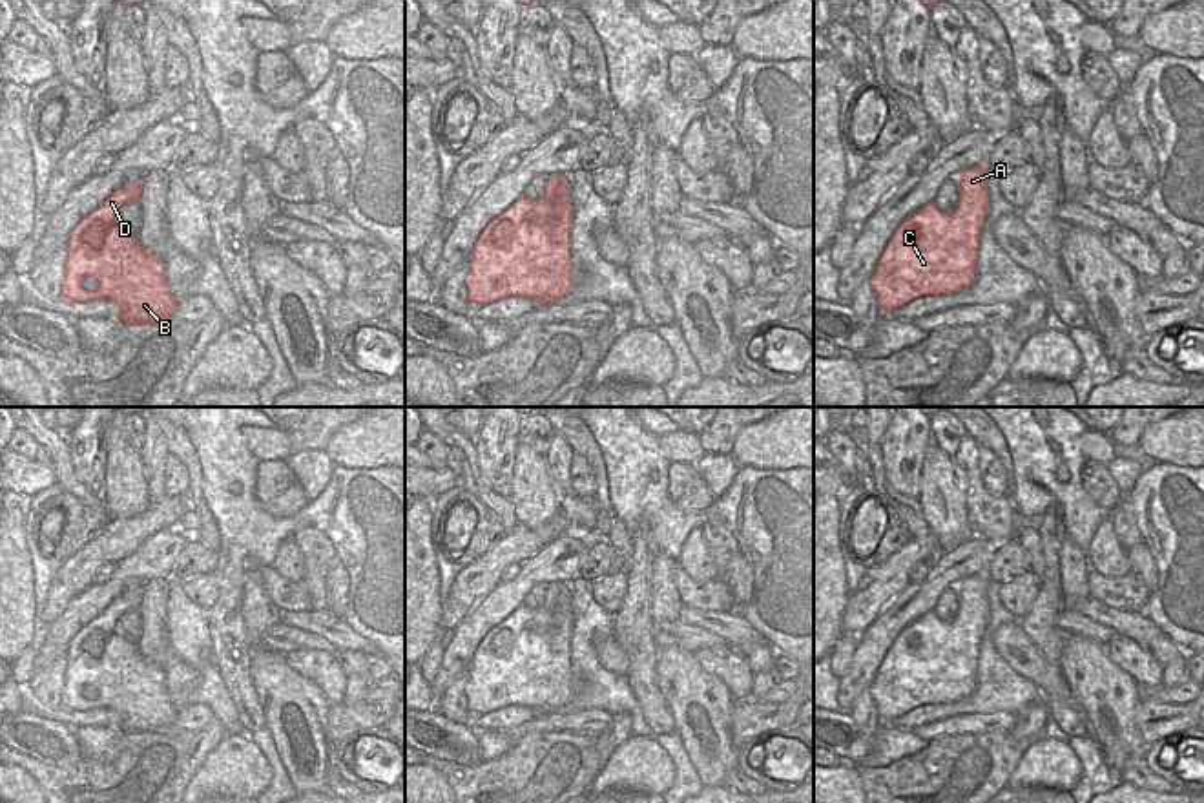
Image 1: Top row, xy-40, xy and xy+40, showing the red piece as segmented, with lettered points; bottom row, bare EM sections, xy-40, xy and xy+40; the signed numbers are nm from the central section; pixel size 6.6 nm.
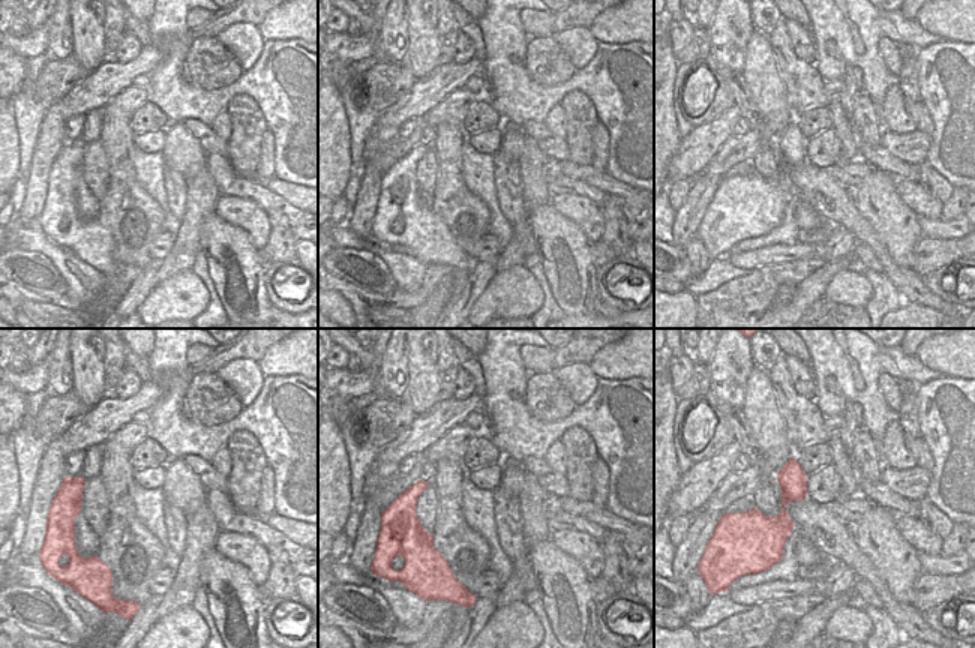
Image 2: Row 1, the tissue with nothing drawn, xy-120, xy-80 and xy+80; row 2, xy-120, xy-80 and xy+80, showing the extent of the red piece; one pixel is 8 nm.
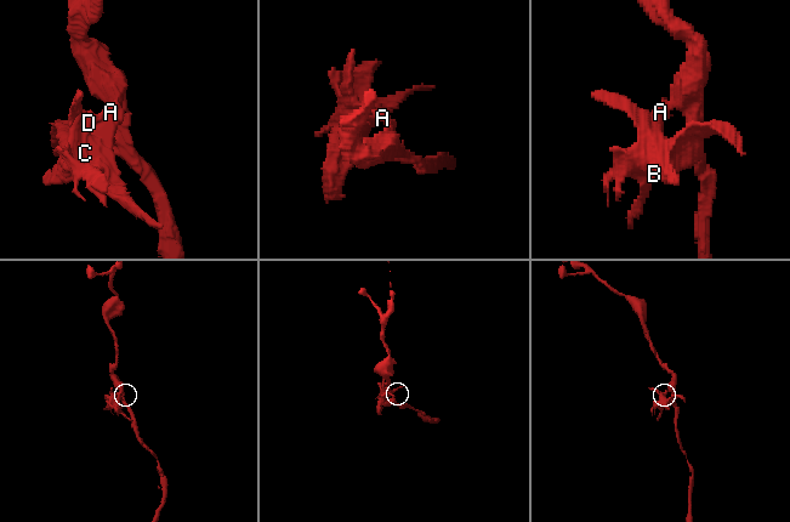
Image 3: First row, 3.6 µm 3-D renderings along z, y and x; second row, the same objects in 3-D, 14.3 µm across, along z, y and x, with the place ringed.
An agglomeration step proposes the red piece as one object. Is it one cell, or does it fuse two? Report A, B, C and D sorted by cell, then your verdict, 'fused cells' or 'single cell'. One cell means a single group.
A / B C D; fused cells

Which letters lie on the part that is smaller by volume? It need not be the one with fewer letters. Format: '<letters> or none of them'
B, C, D

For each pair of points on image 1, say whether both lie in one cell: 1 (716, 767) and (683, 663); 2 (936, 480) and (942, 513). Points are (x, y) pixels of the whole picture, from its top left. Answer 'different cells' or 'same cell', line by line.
1: same cell
2: same cell

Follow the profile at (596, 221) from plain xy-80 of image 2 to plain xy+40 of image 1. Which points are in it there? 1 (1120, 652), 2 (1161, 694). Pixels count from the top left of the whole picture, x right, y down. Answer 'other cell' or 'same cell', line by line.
1: same cell
2: other cell

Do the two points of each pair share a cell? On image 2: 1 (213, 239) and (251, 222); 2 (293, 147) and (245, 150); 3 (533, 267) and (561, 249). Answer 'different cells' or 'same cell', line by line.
1: different cells
2: different cells
3: different cells

